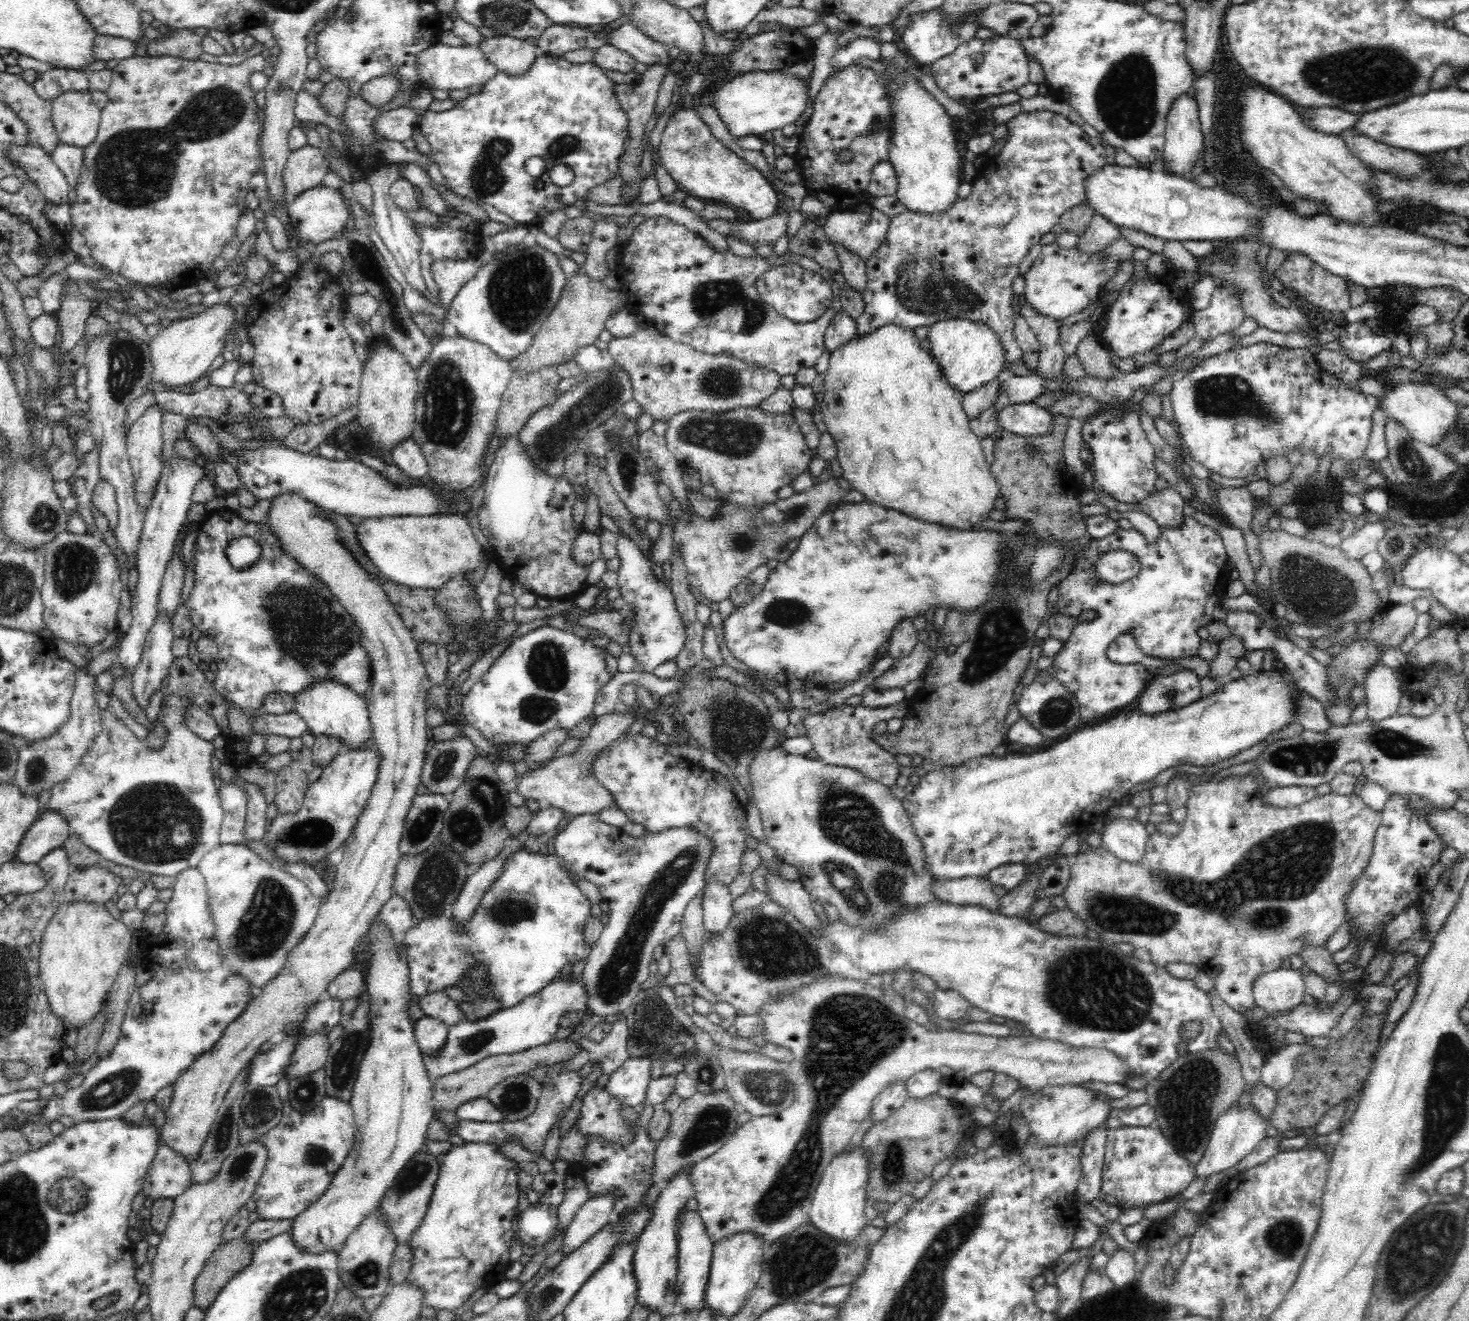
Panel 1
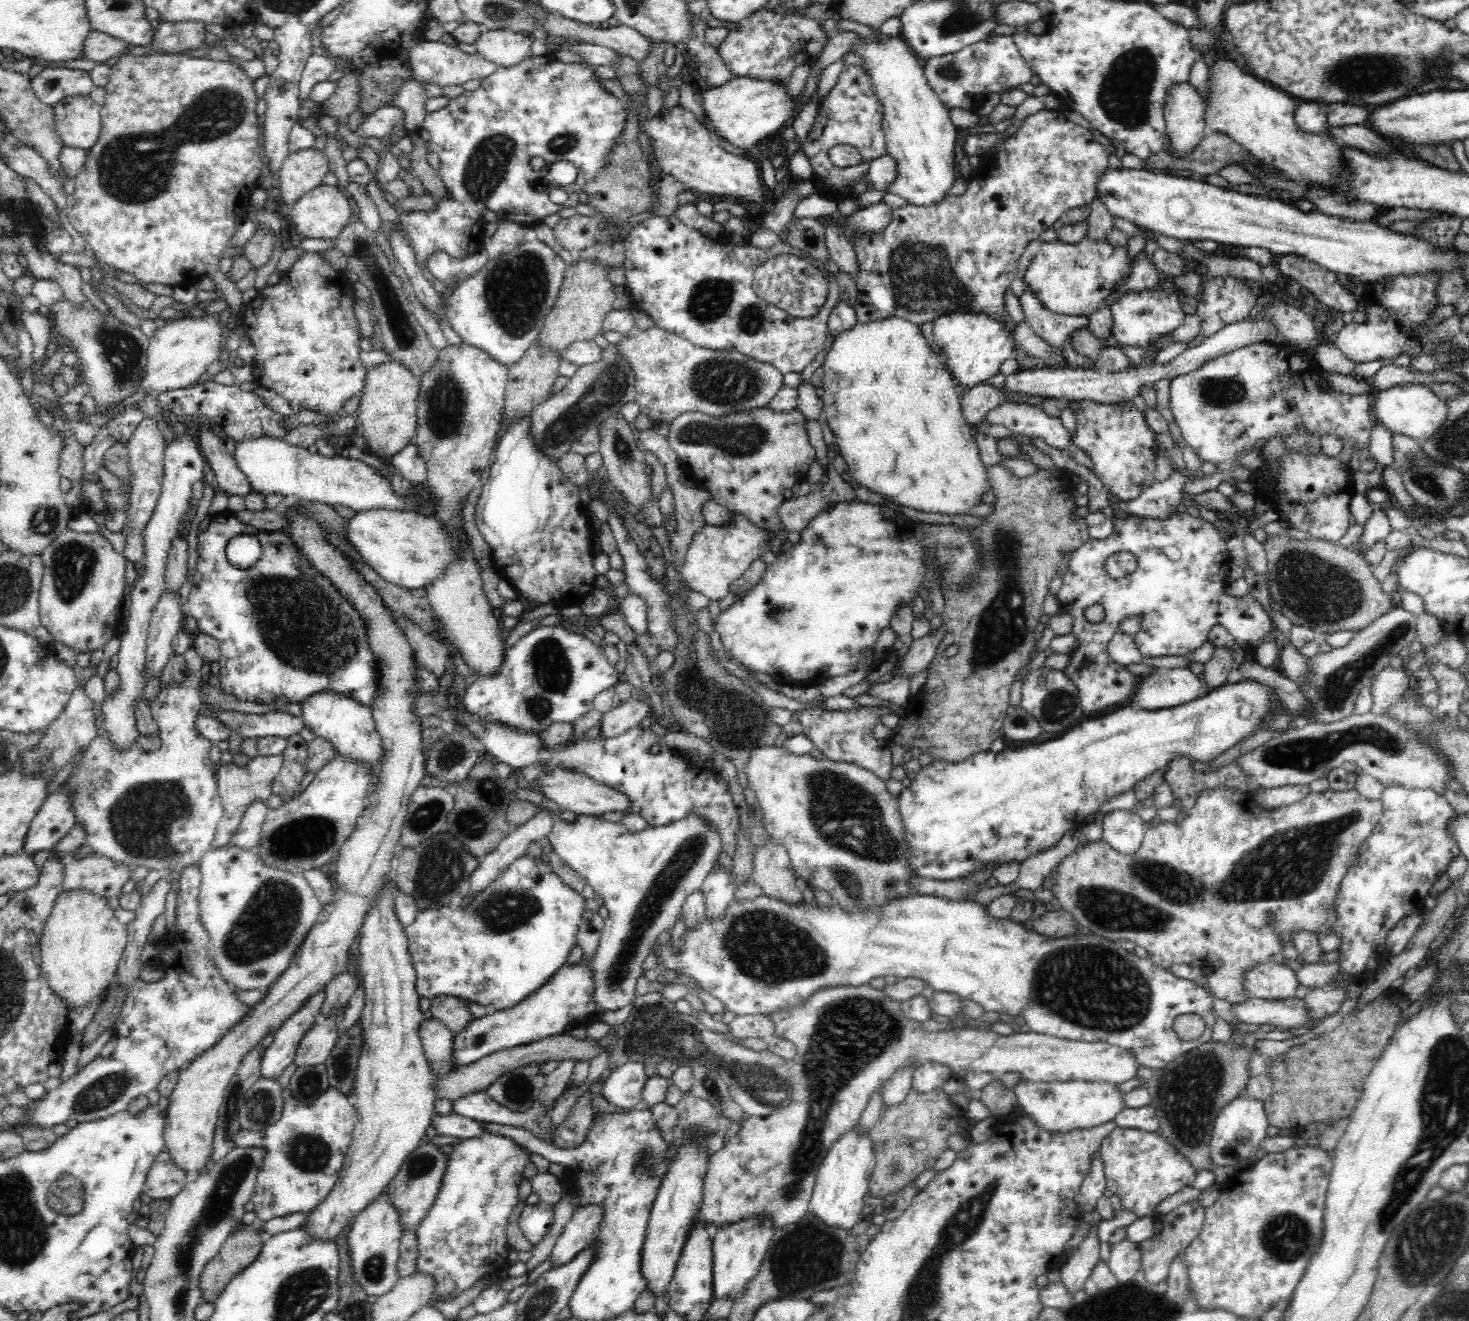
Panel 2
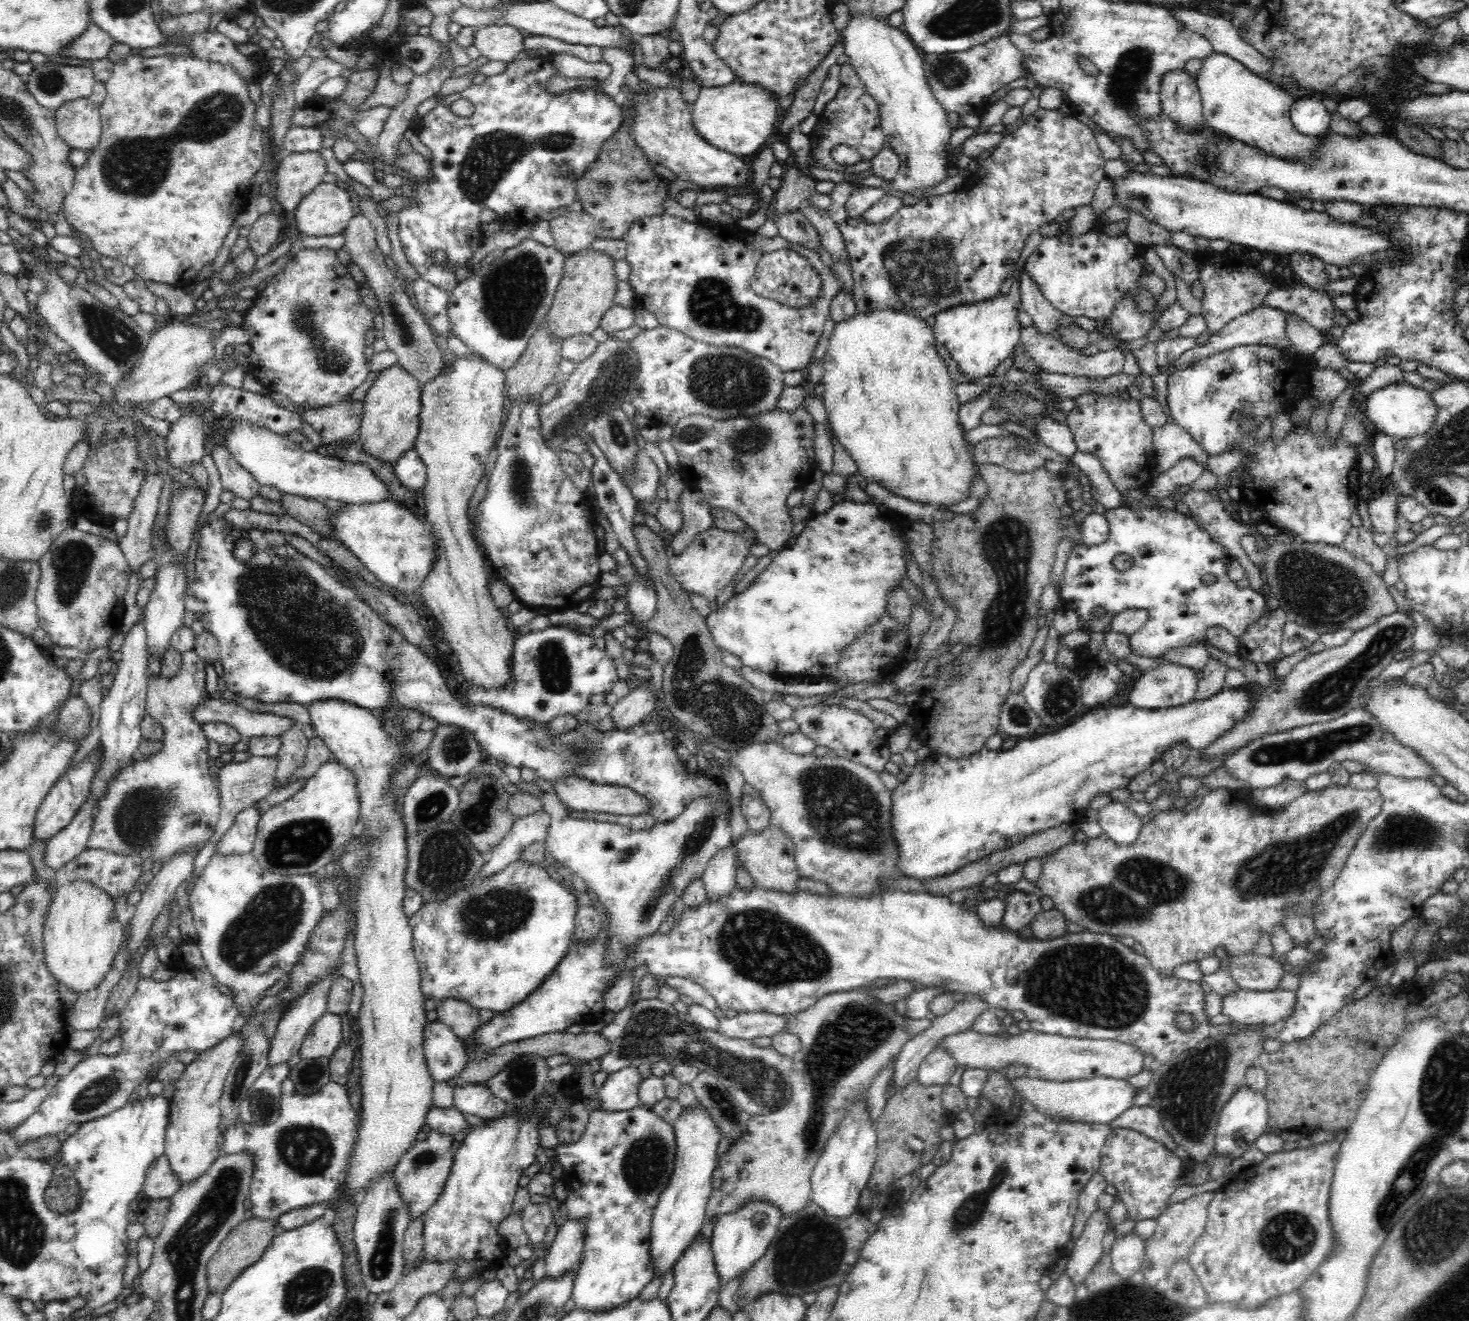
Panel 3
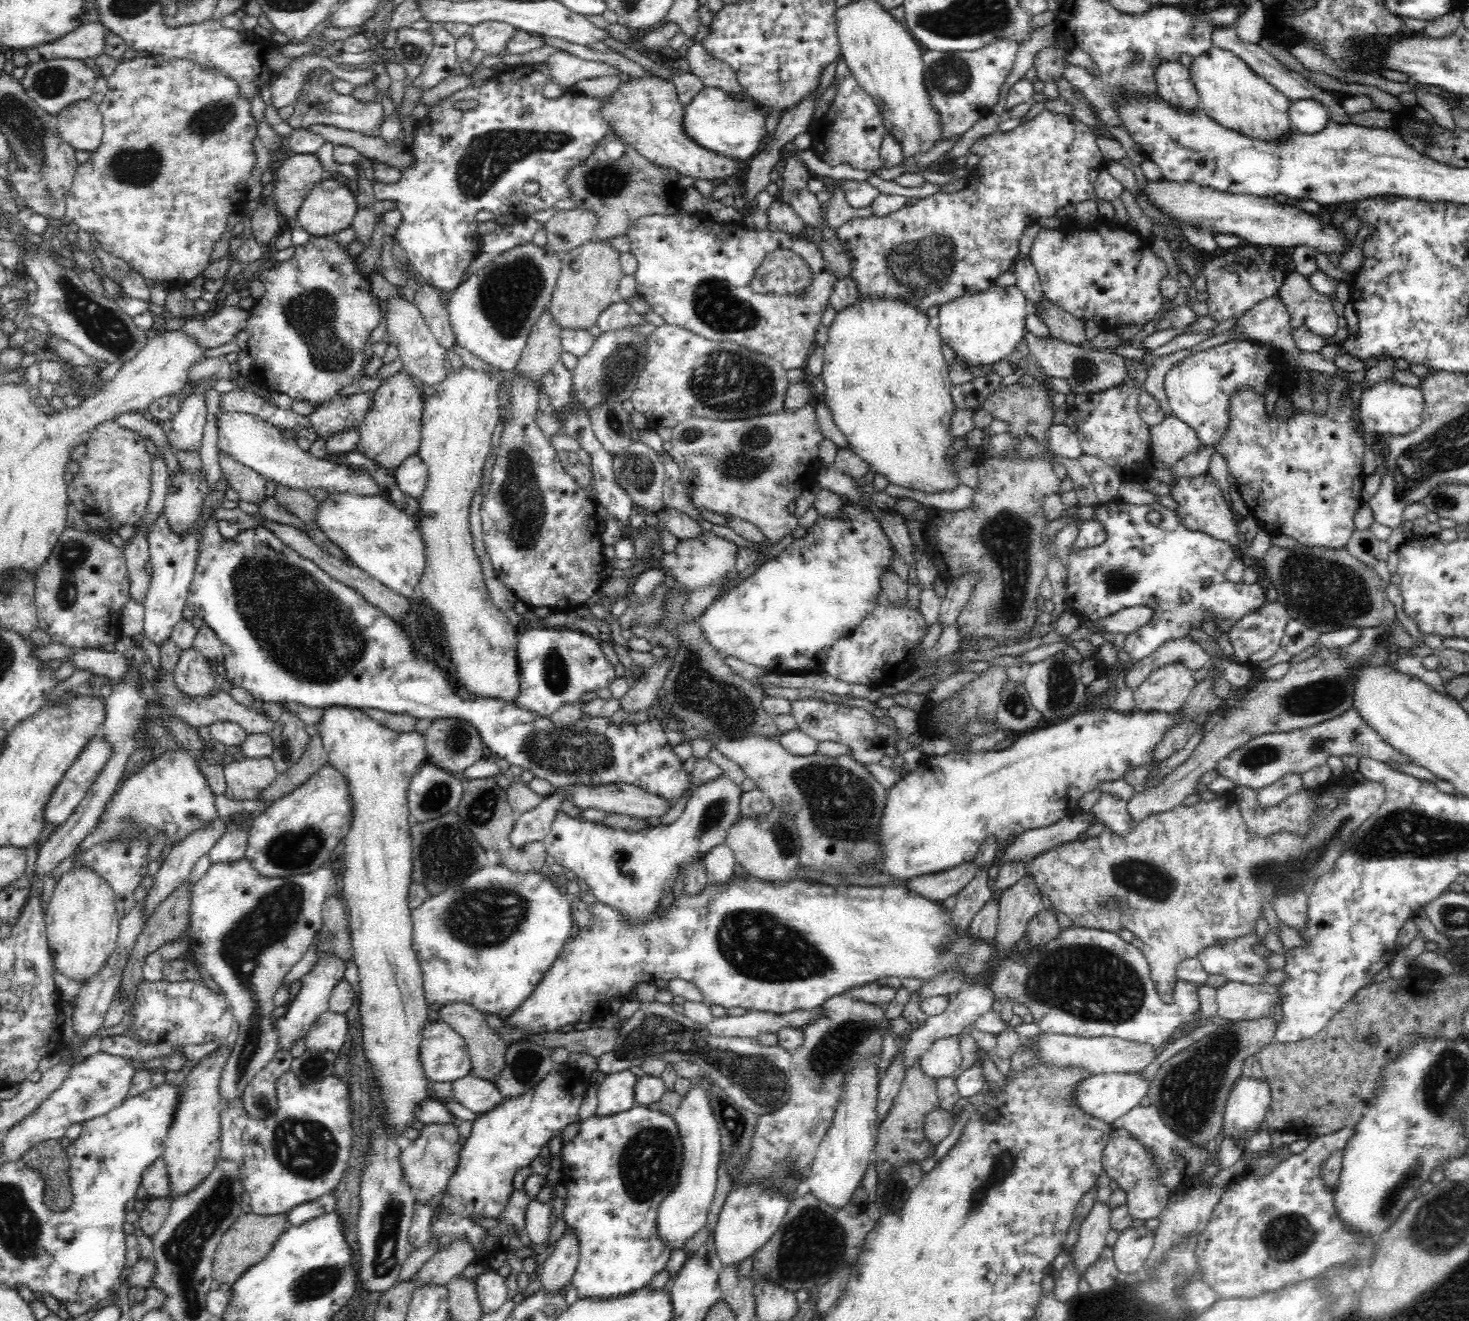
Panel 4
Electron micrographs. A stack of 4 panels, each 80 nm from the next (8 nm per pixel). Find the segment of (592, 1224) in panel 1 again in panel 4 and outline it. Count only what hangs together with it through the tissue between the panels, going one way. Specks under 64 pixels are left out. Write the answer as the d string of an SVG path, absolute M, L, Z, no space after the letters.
M566 1225L562 1236L556 1240L551 1254L544 1260L540 1277L542 1287L556 1292L570 1283L580 1256L579 1240L575 1230Z

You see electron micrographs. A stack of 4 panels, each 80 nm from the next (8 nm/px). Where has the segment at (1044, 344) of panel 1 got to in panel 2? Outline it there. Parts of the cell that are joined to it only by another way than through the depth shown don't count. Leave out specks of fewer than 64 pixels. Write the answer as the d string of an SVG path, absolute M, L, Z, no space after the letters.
M1025 287L1024 294L1019 296L1024 311L1024 320L1032 327L1038 337L1042 337L1053 350L1061 350L1066 337L1077 328L1086 329L1089 317L1066 316L1052 313L1042 307L1042 303Z

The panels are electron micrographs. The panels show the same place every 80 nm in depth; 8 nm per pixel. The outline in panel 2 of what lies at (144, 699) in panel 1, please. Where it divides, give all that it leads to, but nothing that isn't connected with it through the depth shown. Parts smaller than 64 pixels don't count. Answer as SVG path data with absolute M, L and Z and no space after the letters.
M163 591L152 611L146 660L144 660L144 686L150 679L160 680L164 667L173 656L172 640L179 632L180 598Z

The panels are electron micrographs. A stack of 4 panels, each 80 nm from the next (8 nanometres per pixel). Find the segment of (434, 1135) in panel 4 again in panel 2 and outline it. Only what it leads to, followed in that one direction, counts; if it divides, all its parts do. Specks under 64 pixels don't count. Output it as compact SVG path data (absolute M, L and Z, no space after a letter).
M428 1143L427 1145L420 1145L412 1154L409 1154L400 1170L394 1175L384 1193L400 1217L398 1221L400 1221L402 1234L406 1231L415 1231L420 1221L427 1215L434 1200L436 1200L438 1190L440 1190L444 1168L446 1168L446 1157L442 1155L438 1146Z

